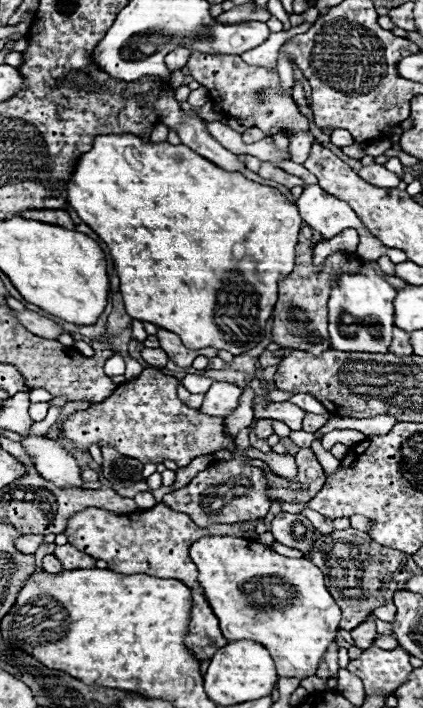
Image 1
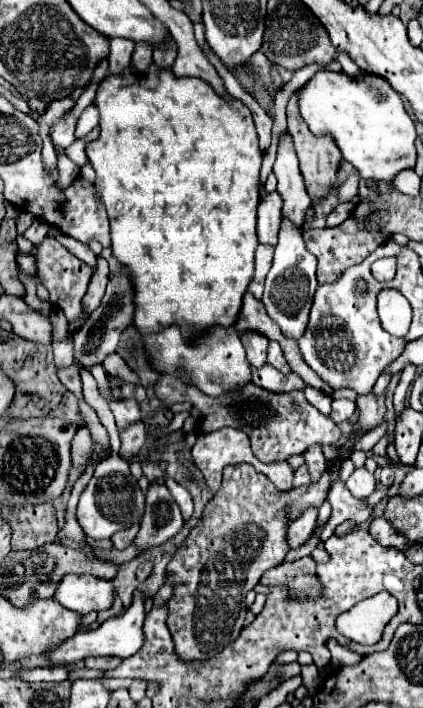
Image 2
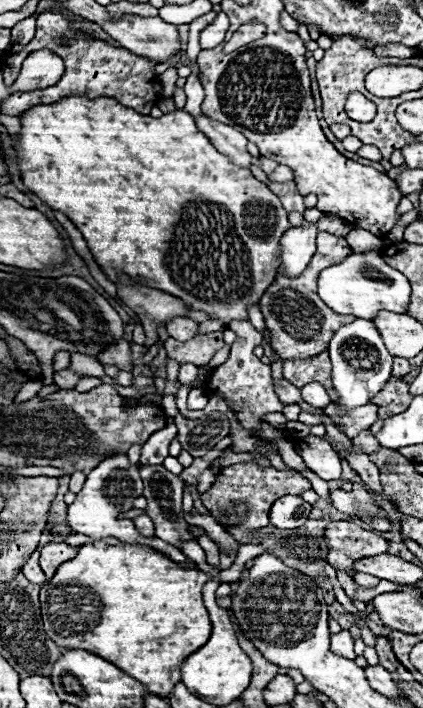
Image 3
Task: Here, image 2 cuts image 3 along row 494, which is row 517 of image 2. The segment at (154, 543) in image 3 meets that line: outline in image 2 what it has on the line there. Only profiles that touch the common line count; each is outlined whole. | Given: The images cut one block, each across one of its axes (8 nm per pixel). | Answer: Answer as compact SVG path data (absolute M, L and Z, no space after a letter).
M112 454L108 460L100 462L94 468L94 476L86 484L80 502L78 502L78 524L82 526L84 534L94 540L110 538L114 532L122 528L130 528L132 524L138 524L144 512L144 496L138 488L138 482L130 474L128 464L118 456Z

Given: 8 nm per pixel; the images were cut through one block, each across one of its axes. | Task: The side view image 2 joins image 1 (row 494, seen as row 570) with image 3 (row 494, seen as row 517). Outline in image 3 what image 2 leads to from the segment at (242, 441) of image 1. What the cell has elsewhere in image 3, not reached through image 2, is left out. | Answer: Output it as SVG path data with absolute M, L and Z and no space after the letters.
M244 462L224 468L218 474L212 488L202 494L202 504L212 512L216 522L220 522L222 526L258 530L268 526L268 512L272 502L276 502L276 498L282 498L286 494L300 496L304 490L312 490L312 484L302 474L290 476L288 472L280 472L272 466L266 468L252 462Z

